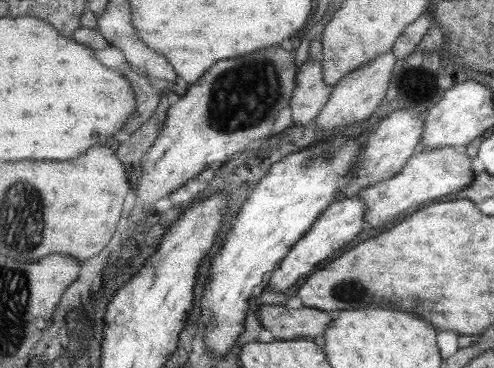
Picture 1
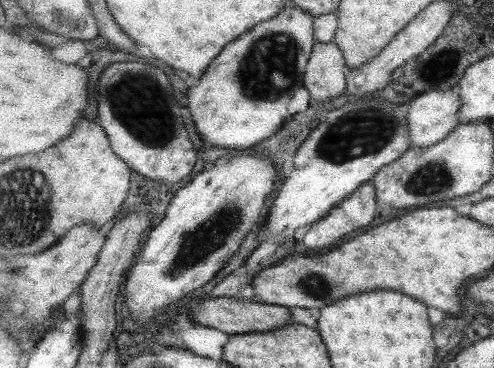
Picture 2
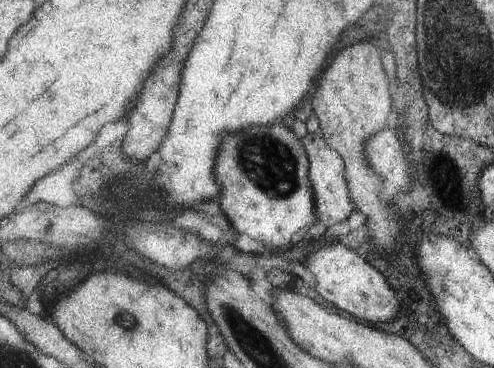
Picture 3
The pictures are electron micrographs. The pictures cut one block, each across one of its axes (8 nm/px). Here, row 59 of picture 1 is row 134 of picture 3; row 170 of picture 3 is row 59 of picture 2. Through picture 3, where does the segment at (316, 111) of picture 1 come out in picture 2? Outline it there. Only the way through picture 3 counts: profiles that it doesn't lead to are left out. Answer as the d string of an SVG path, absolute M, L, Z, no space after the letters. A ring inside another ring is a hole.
M317 42L307 68L305 88L309 88L313 100L321 102L343 96L349 88L349 70L345 52L335 42Z

